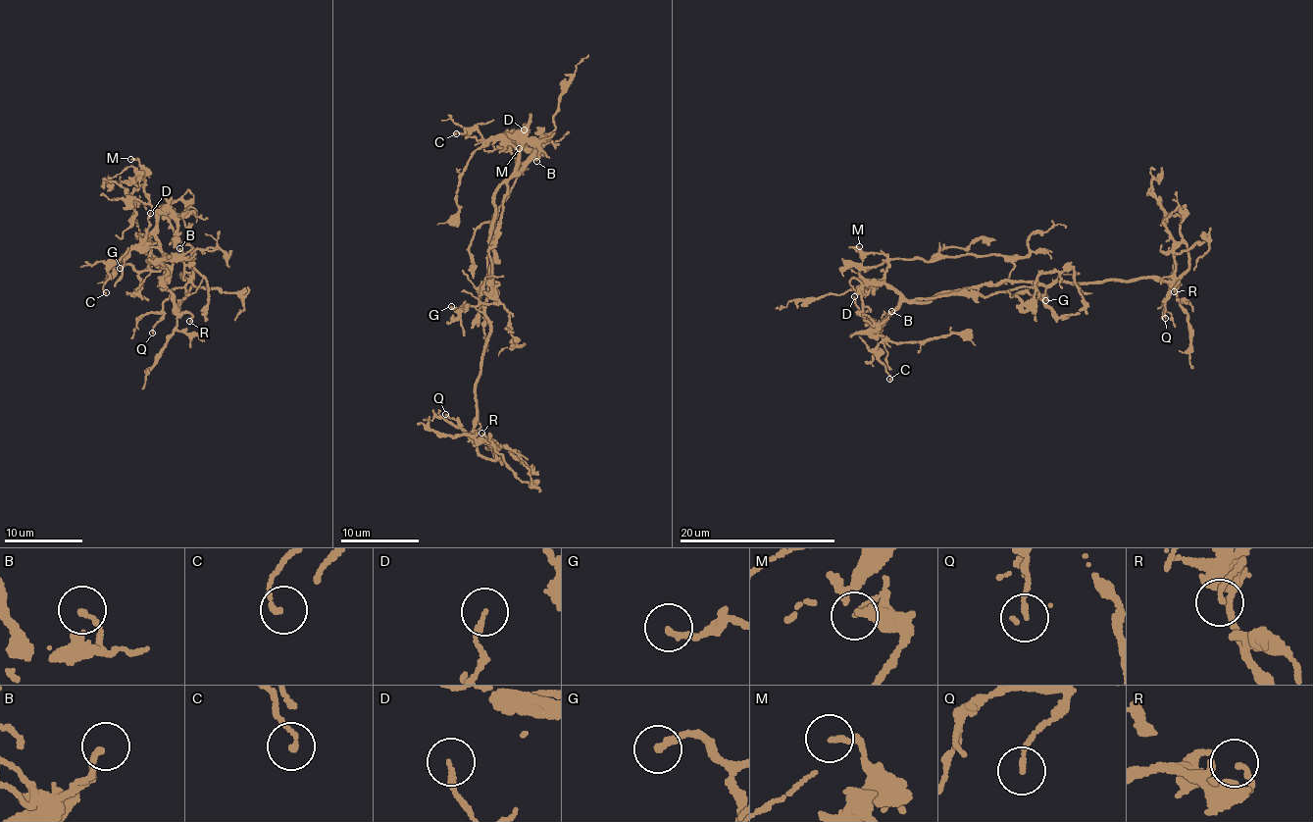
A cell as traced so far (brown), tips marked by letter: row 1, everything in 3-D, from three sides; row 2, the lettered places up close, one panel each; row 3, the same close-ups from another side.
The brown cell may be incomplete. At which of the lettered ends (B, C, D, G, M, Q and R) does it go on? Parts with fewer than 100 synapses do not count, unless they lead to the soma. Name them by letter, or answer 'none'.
none

